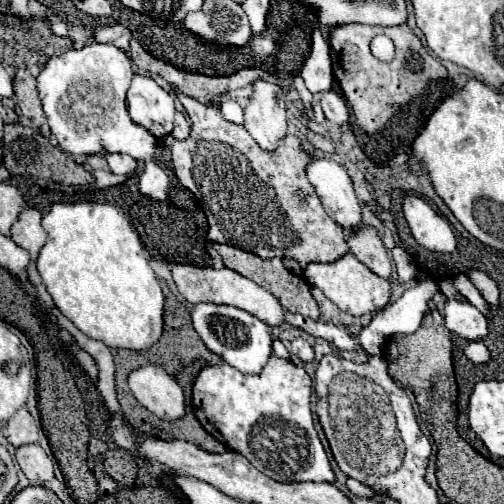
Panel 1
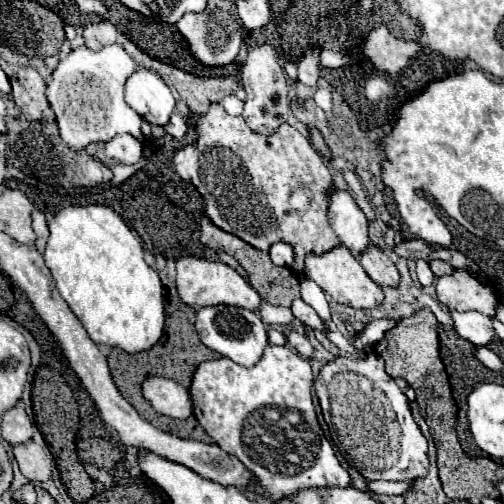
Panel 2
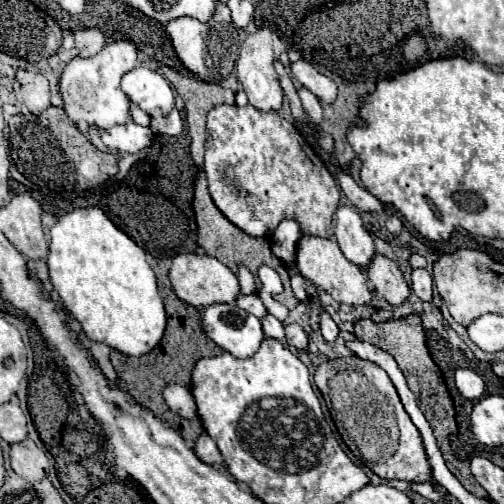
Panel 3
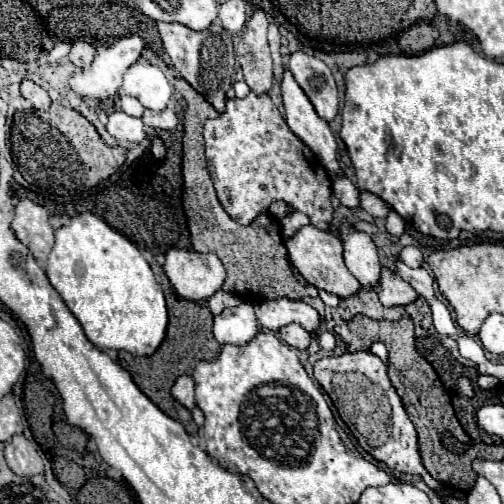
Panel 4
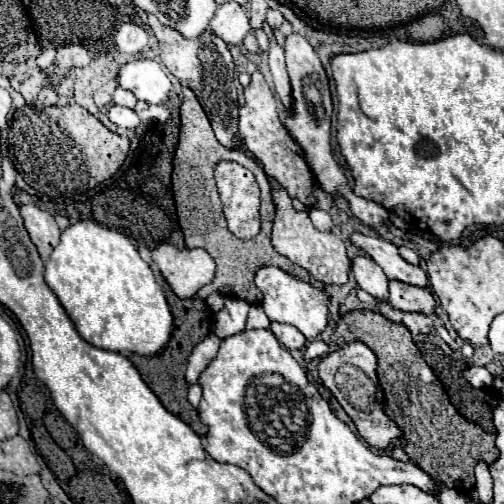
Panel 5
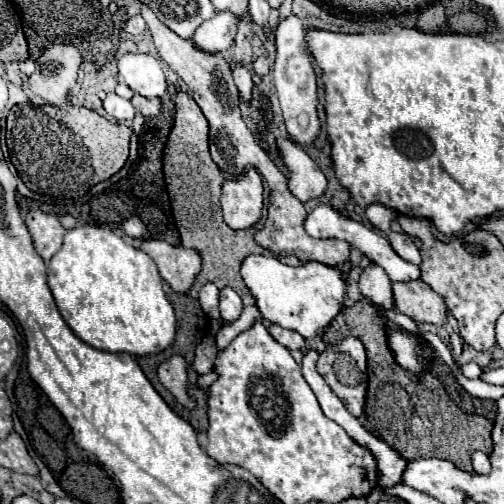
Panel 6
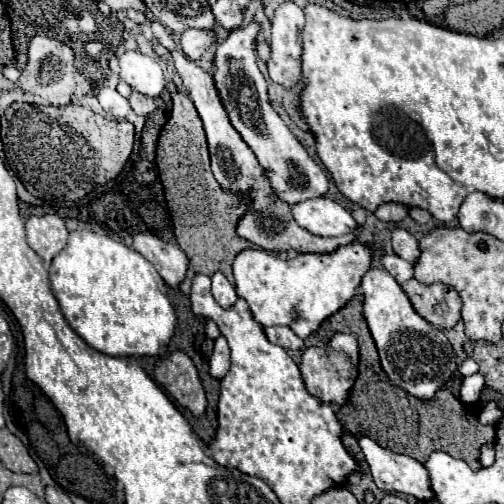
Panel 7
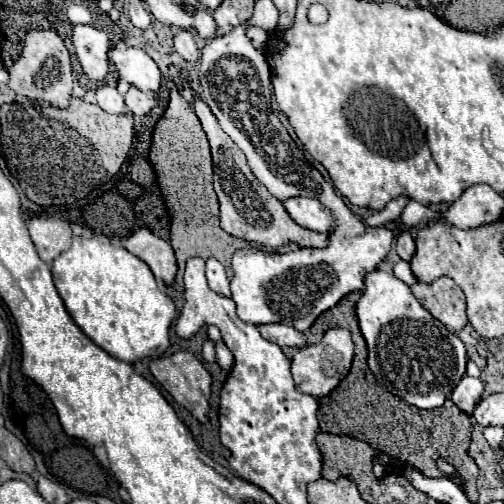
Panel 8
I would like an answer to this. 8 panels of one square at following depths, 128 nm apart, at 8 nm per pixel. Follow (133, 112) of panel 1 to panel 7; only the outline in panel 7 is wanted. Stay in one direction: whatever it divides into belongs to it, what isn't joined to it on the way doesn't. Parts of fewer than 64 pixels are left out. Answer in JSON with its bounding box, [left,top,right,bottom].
[120,52,164,96]

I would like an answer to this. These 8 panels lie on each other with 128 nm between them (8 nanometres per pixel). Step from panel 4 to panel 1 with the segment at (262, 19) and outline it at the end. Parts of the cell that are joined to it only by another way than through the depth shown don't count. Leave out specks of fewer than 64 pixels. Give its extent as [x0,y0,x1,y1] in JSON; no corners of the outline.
[244,80,286,150]

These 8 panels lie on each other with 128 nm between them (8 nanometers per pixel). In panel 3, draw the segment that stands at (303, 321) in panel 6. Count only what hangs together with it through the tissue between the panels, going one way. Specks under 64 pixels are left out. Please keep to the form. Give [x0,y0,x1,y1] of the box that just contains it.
[262,314,285,340]

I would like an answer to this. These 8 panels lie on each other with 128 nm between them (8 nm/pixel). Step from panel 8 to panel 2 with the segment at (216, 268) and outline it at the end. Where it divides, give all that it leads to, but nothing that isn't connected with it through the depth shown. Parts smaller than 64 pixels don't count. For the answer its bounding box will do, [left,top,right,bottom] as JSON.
[196,304,268,368]

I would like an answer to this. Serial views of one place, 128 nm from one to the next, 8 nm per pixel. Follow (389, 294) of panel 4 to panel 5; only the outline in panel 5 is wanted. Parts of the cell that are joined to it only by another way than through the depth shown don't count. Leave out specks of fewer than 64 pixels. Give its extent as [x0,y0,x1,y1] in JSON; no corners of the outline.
[386,280,436,314]

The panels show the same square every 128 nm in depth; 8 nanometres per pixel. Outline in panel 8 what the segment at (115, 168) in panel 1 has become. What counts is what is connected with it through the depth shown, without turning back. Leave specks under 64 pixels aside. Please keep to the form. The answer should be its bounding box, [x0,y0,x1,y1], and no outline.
[96,86,128,114]

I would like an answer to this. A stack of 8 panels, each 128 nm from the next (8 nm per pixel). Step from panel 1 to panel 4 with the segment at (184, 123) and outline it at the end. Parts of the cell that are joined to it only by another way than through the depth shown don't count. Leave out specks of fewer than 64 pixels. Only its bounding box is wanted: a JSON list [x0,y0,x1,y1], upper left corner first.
[142,110,178,130]

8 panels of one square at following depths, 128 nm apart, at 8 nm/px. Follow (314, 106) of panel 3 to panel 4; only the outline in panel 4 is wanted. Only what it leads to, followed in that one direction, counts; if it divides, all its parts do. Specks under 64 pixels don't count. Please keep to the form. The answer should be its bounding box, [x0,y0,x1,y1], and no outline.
[282,70,344,176]

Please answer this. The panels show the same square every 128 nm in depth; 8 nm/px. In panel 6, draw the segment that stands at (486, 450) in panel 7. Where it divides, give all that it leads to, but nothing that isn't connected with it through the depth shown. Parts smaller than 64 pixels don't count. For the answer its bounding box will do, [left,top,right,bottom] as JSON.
[472,452,490,474]

